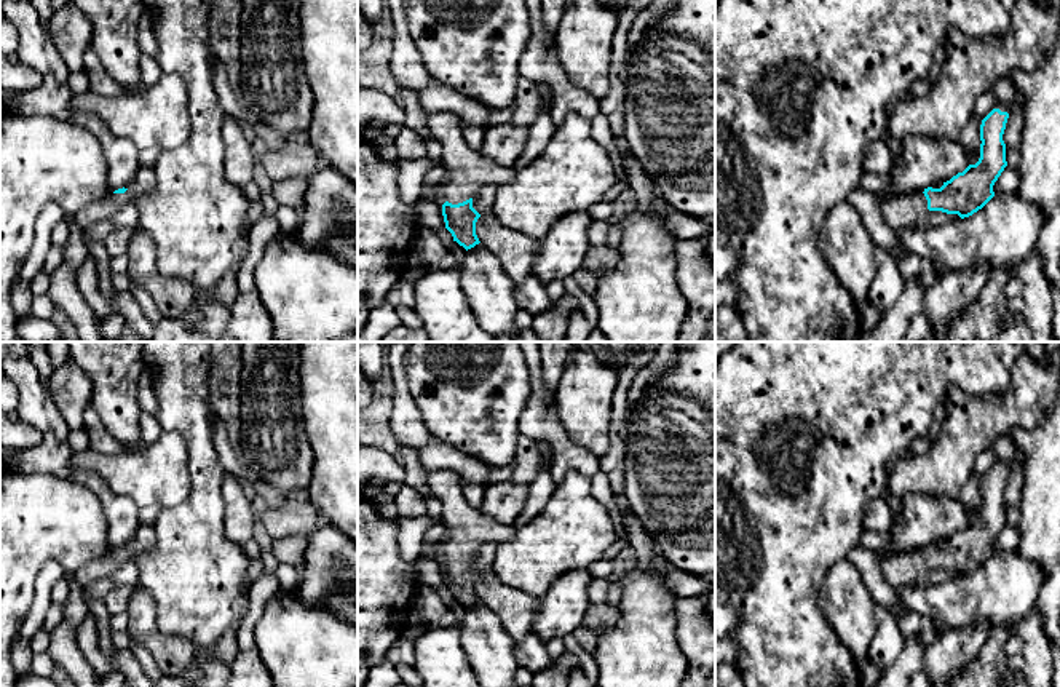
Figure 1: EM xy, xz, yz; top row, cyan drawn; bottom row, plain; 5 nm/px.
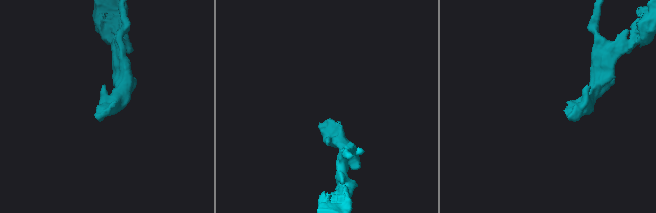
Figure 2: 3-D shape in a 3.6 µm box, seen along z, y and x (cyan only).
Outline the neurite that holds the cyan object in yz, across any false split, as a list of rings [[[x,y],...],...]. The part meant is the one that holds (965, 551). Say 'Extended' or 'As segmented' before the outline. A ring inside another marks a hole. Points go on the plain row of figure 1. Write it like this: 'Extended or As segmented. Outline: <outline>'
Extended. Outline: [[[993,467],[980,482],[980,516],[940,546],[902,551],[880,558],[883,578],[892,590],[918,585],[928,569],[958,572],[961,577],[982,567],[993,554],[993,543],[1007,524],[1003,492],[1009,471]]]

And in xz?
Extended. Outline: [[[450,470],[426,473],[426,484],[442,503],[442,524],[449,529],[444,542],[447,559],[442,562],[445,586],[466,609],[479,602],[476,580],[481,572],[473,566],[473,554],[487,543],[504,543],[516,534],[514,526],[463,503],[463,479]]]

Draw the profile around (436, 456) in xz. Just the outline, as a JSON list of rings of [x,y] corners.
[[[433,438],[433,441],[418,451],[421,468],[429,471],[450,470],[455,471],[463,481],[479,484],[482,487],[490,486],[492,468],[481,460],[466,455],[453,446]]]

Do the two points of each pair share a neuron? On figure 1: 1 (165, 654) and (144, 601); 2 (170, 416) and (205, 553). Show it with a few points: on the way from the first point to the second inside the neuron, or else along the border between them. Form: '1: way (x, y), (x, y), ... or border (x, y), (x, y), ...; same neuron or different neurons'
1: way (155, 641), (144, 630), (144, 614); same neuron
2: way (200, 448), (205, 467), (205, 518); same neuron

